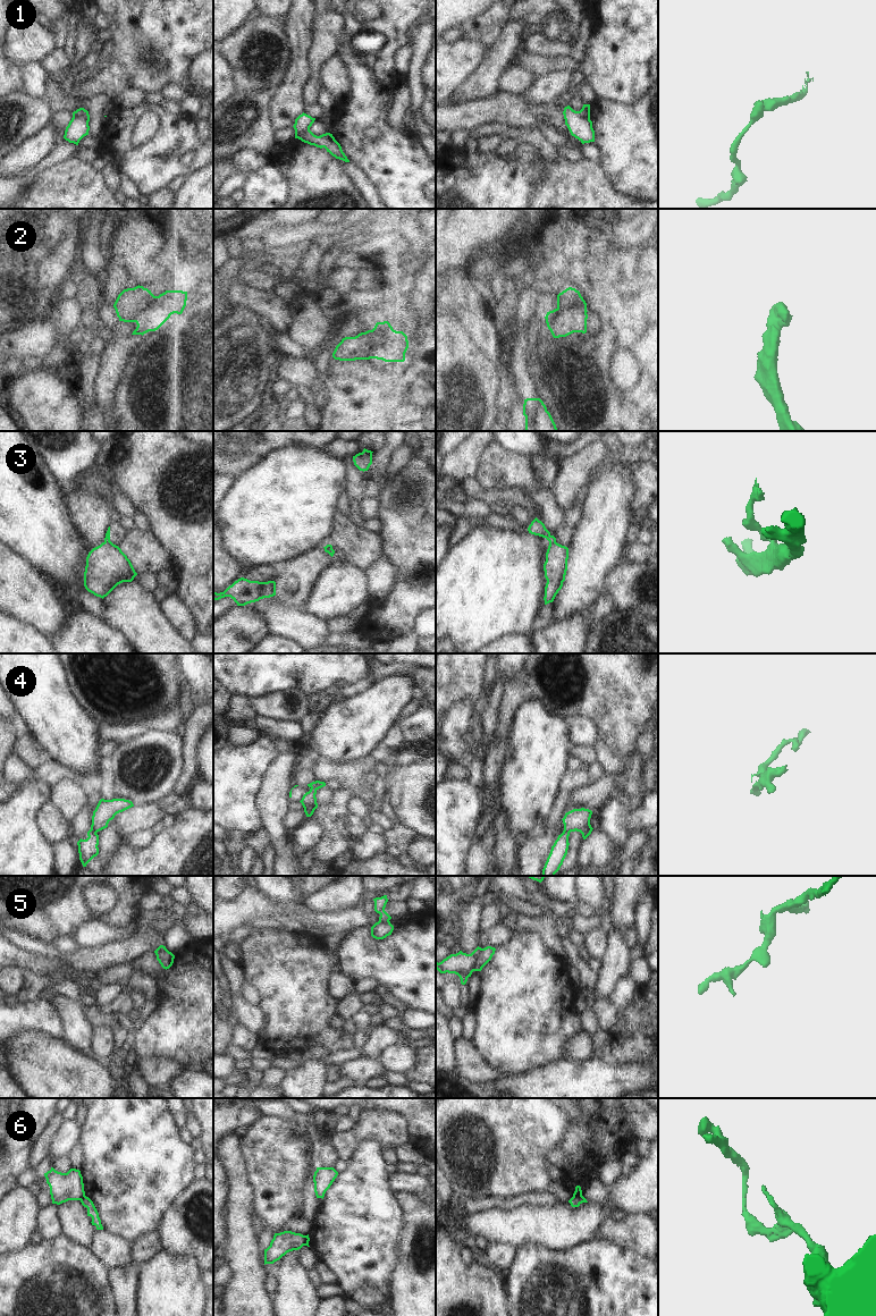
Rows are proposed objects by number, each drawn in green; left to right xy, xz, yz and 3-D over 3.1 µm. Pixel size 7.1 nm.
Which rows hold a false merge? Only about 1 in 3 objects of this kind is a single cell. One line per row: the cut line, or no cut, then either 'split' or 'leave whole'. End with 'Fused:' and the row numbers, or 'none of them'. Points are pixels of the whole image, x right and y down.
1: xy (73, 116), (81, 115), (89, 120) | split
2: yz (586, 308), (569, 305), (557, 309) | split
3: yz (549, 541), (555, 542) | split
4: yz (564, 828), (570, 832) | split
5: yz (482, 948), (473, 970) | split
6: xy (84, 1195), (79, 1199) | split
Fused: 1, 2, 3, 4, 5, 6

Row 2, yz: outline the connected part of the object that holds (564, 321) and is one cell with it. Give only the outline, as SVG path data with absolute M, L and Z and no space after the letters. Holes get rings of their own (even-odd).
M574 305L547 312L545 319L554 338L566 337L573 332L587 332L587 309Z

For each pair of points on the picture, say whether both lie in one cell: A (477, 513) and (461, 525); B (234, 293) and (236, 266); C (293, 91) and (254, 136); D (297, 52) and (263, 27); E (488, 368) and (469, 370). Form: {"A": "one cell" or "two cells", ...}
{"A": "two cells", "B": "two cells", "C": "two cells", "D": "two cells", "E": "one cell"}

